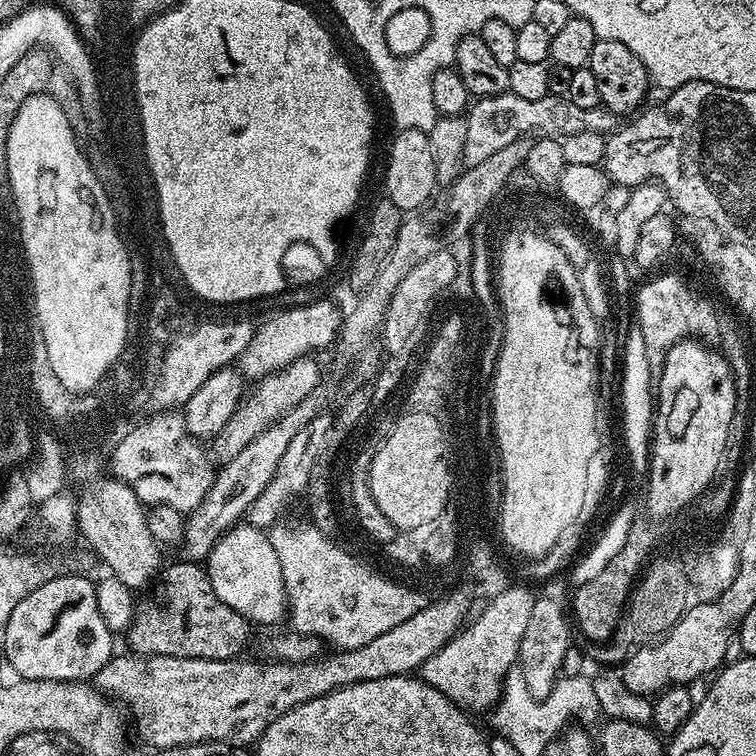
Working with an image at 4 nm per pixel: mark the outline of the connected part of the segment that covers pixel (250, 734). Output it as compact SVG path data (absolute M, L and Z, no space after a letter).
M423 607L410 614L406 622L398 622L394 630L386 630L386 634L378 634L378 638L366 642L366 646L332 650L329 656L321 654L308 661L269 659L266 664L259 664L245 658L199 660L116 654L98 670L94 684L105 696L123 705L131 719L132 716L136 719L135 735L137 732L141 742L149 744L153 750L213 742L252 746L270 722L299 704L358 682L415 673L465 622L461 610L426 610Z

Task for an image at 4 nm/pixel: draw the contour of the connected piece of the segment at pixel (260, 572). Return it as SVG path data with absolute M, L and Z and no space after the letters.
M241 522L225 532L223 538L210 550L206 571L214 594L253 625L276 624L288 615L288 595L282 578L282 562L274 554L271 535L263 528Z

